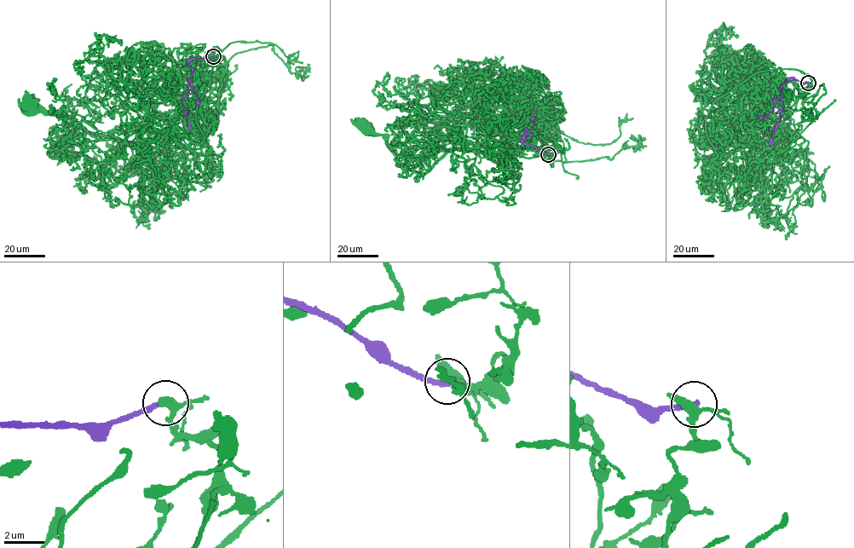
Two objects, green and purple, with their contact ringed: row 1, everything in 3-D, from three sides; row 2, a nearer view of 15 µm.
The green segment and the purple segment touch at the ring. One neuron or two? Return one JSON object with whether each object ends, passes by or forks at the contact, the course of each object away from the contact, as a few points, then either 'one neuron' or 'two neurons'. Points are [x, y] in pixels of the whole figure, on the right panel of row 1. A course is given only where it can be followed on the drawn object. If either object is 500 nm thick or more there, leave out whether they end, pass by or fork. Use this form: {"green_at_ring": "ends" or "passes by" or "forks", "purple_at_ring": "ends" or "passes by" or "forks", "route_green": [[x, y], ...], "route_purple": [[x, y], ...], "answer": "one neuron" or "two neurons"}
{"green_at_ring": "forks", "purple_at_ring": "ends", "route_green": [[808, 82], [802, 104], [810, 116], [781, 151], [770, 137], [785, 128], [787, 116], [737, 87]], "route_purple": [[808, 82], [789, 77], [781, 86], [779, 97], [783, 109], [779, 112], [780, 122], [772, 131], [773, 143]], "answer": "two neurons"}

